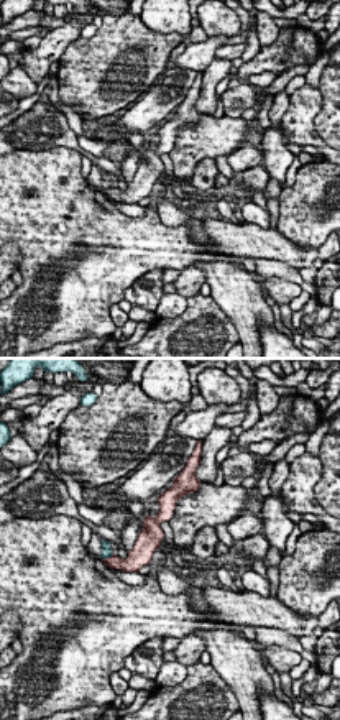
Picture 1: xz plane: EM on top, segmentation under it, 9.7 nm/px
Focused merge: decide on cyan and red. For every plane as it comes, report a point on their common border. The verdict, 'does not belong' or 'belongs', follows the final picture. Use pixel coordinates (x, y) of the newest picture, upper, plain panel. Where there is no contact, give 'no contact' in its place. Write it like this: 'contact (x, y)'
contact (107, 188)

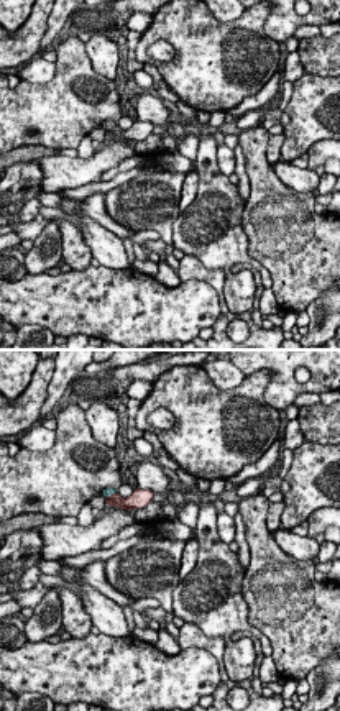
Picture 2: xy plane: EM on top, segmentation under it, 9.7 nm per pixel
contact (110, 127)

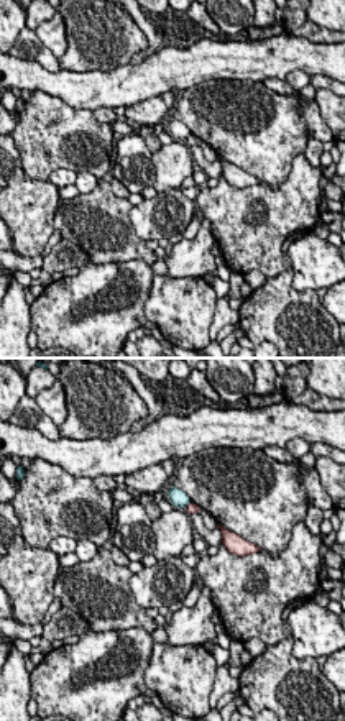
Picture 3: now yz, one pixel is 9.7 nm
contact (186, 137)

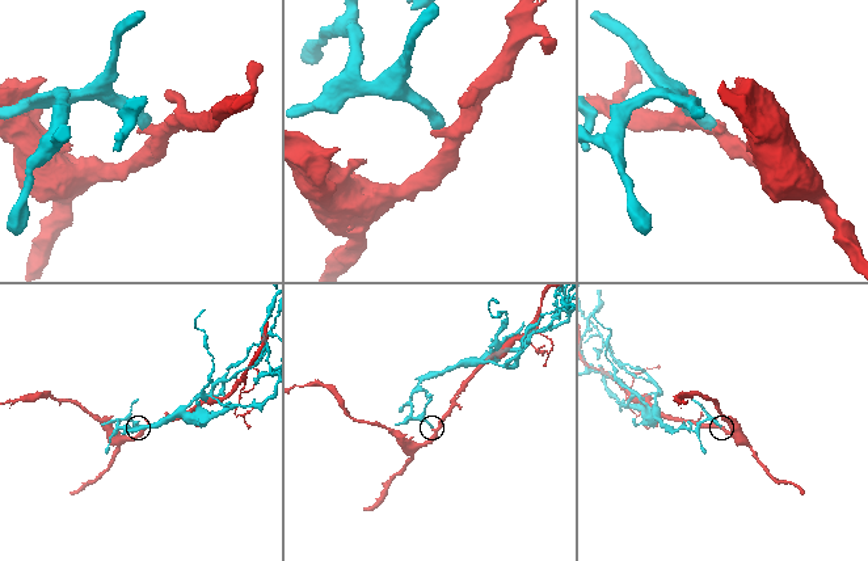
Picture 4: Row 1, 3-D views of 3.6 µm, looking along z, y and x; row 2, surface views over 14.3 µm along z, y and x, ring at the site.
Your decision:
does not belong

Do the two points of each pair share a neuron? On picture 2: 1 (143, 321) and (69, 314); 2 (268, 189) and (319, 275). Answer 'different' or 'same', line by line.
1: same
2: same

